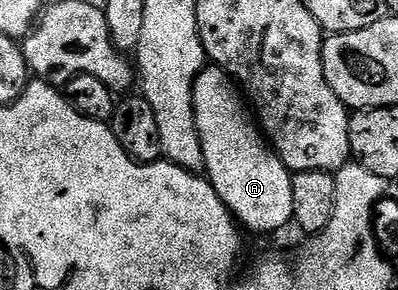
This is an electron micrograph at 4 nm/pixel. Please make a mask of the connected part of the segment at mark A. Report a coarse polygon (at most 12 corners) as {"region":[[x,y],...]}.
{"region":[[205,66],[193,106],[211,181],[236,221],[279,232],[293,173],[240,85]]}

